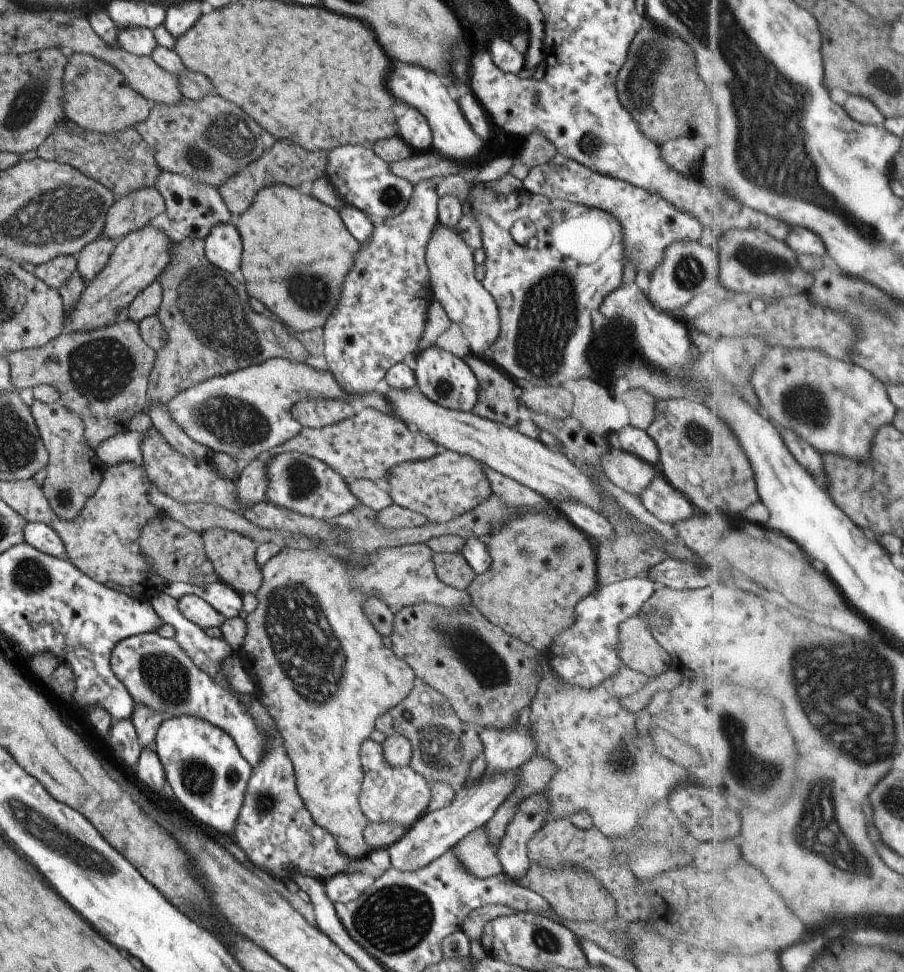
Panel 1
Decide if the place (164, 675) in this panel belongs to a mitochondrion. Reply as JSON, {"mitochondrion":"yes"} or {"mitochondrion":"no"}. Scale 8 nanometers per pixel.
{"mitochondrion":"yes"}

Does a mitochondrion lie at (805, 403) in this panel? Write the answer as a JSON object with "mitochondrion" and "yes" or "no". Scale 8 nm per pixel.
{"mitochondrion":"yes"}

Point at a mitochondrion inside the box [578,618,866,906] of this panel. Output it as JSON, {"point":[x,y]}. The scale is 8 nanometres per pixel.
{"point":[824,834]}

